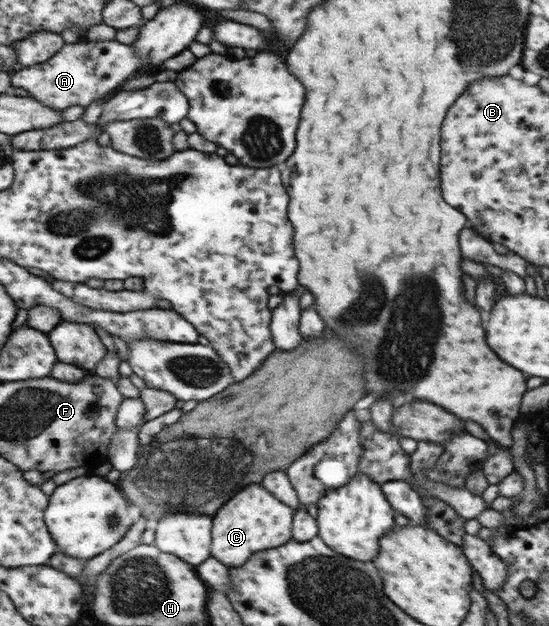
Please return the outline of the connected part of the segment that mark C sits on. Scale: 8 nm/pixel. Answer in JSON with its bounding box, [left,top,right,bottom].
[214,484,295,566]

